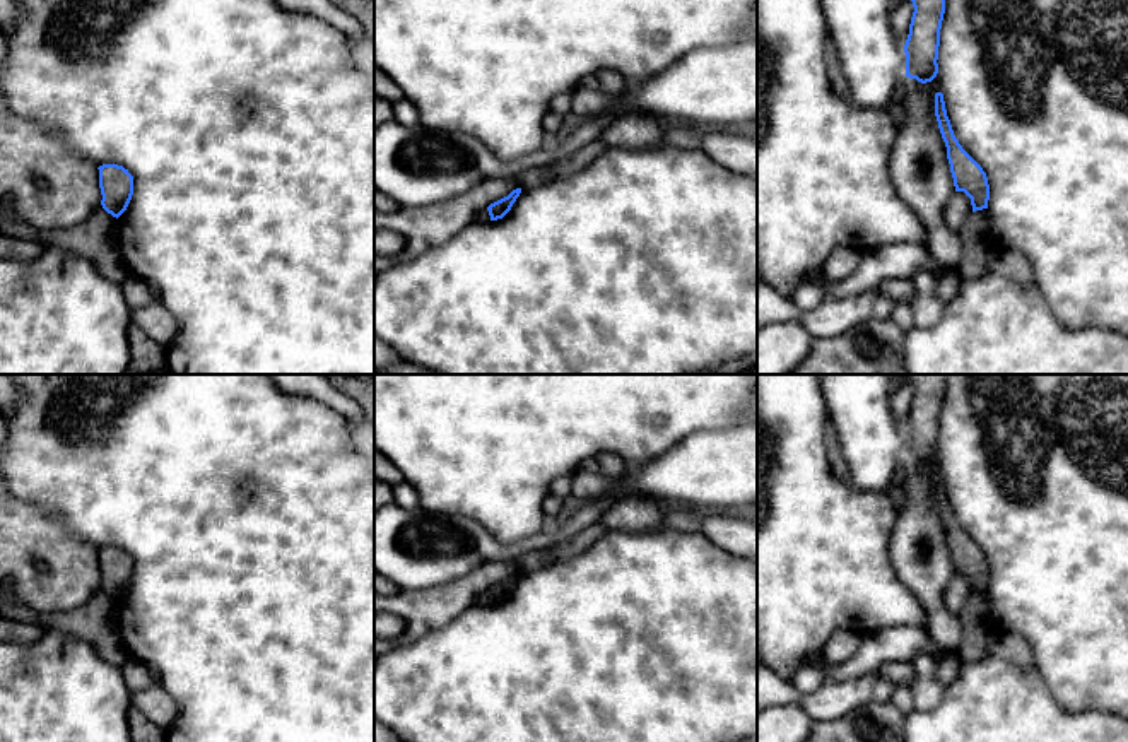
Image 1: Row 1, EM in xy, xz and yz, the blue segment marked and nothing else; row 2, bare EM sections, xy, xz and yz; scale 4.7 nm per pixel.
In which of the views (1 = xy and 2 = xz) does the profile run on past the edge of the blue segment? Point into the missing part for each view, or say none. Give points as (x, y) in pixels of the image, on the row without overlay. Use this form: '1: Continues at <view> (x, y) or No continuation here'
1: No continuation here
2: No continuation here

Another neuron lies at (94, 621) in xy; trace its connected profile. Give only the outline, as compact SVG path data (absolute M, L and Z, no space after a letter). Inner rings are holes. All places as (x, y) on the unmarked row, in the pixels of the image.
M10 580L2 583L2 617L39 624L46 629L62 629L68 634L82 638L96 648L103 660L120 668L130 658L116 629L116 600L108 597L103 590L73 610L38 614L19 607L10 597L10 586Z

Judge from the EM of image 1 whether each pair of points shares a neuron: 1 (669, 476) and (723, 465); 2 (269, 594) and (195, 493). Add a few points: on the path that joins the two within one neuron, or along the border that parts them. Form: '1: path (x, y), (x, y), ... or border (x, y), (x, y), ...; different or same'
1: path (682, 476), (710, 471); same
2: path (269, 568), (221, 517); same

